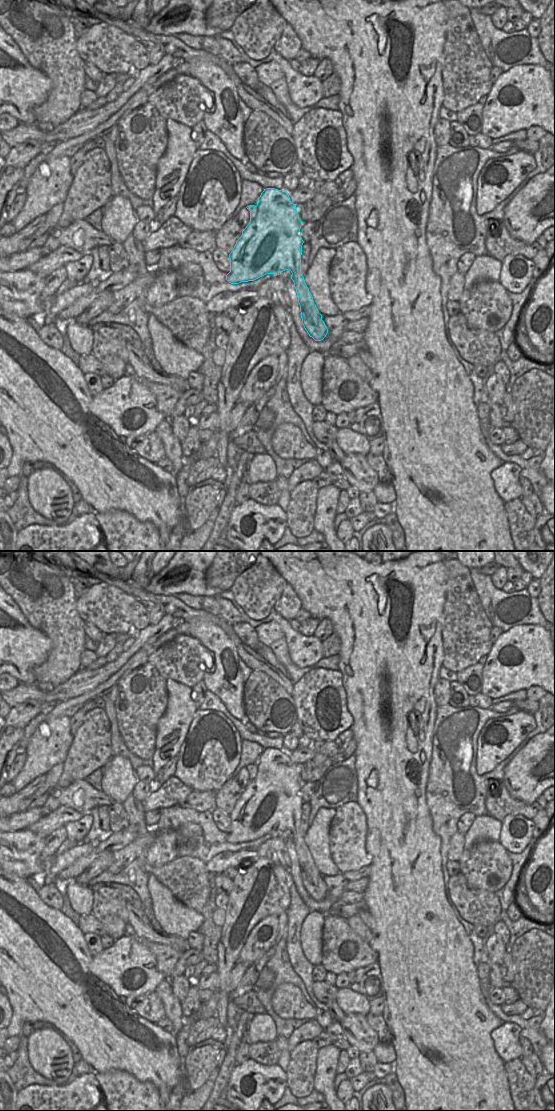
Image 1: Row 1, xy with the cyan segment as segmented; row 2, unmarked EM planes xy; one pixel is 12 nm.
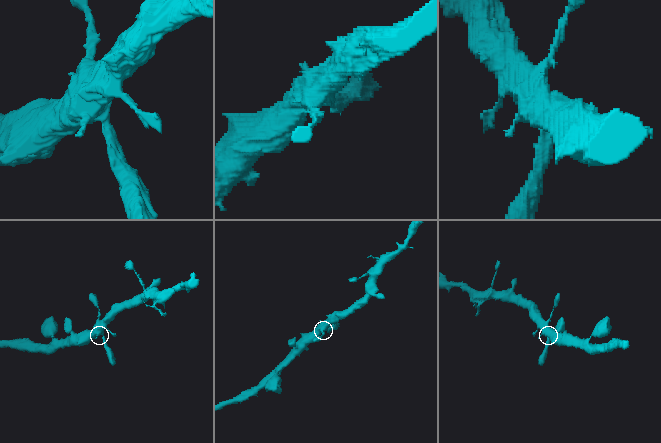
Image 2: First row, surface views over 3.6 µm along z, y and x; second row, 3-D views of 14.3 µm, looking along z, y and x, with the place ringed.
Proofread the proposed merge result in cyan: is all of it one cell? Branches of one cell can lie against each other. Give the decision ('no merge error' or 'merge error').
no merge error

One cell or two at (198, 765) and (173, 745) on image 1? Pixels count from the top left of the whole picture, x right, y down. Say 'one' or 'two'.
two

